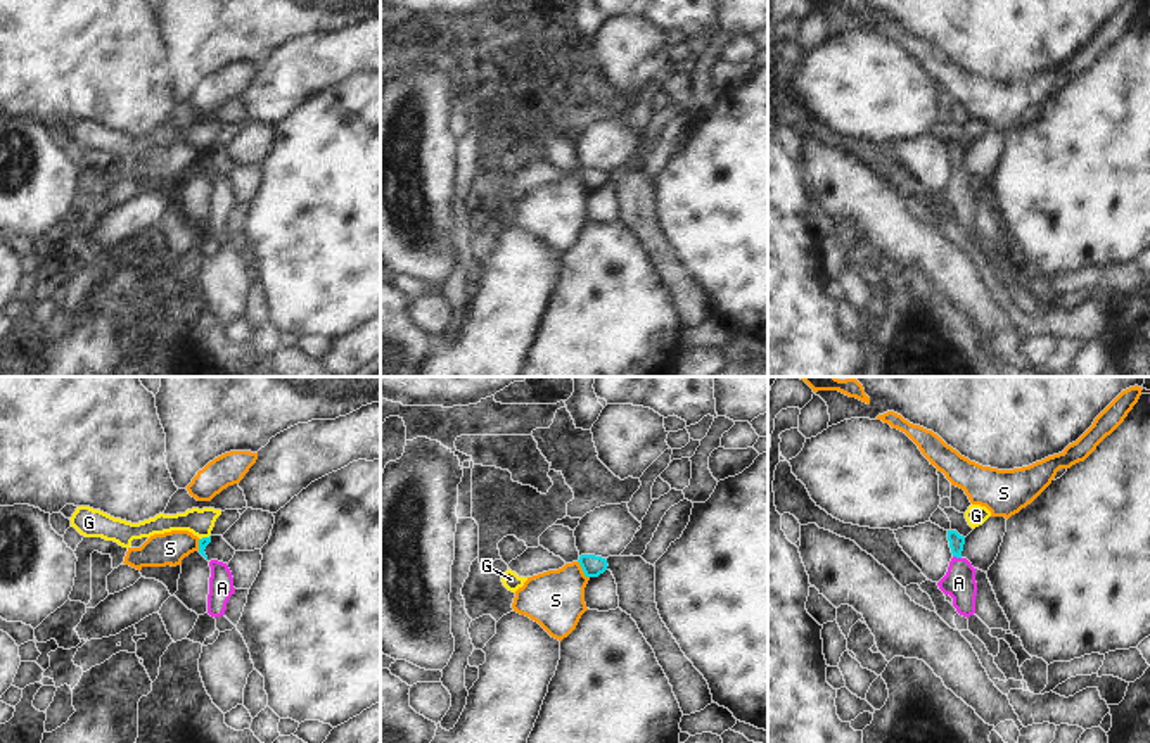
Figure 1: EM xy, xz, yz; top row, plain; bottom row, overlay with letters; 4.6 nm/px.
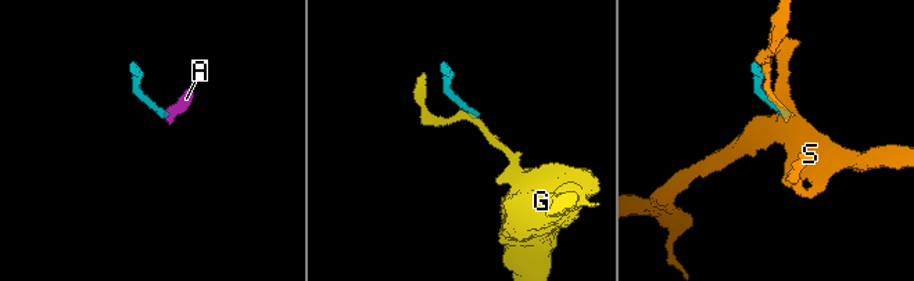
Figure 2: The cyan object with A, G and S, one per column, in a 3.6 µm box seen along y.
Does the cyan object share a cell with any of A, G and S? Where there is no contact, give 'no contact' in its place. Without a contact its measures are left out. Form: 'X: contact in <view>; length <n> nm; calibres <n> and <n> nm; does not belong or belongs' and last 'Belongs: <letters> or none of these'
A: contact in yz; length 40 nm; calibres 70 and 150 nm; belongs
G: contact in xy; length 60 nm; calibres 50 and 120 nm; does not belong
S: contact in xz; length 100 nm; calibres 100 and 280 nm; does not belong
Belongs: A

